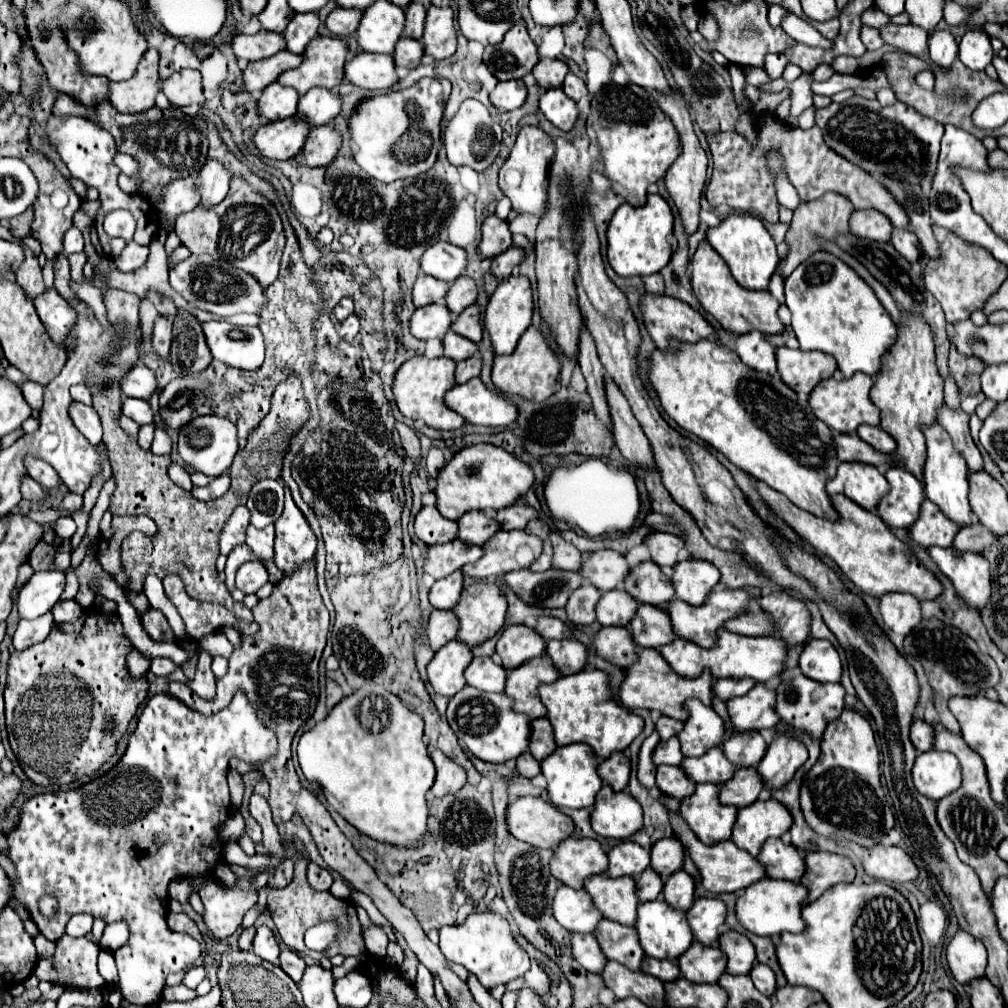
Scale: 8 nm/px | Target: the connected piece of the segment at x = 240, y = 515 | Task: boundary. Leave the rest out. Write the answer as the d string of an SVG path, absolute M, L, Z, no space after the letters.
M238 507L222 529L222 535L220 535L220 553L222 555L228 555L234 547L238 547L246 541L246 527L248 525L250 525L248 507Z

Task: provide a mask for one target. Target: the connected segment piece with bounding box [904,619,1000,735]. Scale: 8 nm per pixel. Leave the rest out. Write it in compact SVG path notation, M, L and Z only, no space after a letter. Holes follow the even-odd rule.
M924 619L906 639L904 639L904 651L906 655L912 655L914 659L918 659L928 675L930 687L936 693L934 699L934 707L938 711L940 723L954 735L960 735L960 725L956 721L956 717L950 713L948 709L948 699L950 697L970 697L970 695L982 695L982 691L996 687L996 683L1000 681L1000 671L996 667L996 663L992 661L990 655L982 653L980 647L976 645L976 641L966 635L966 633L958 633L956 627L940 621L940 619ZM958 635L960 635L960 651L958 651Z

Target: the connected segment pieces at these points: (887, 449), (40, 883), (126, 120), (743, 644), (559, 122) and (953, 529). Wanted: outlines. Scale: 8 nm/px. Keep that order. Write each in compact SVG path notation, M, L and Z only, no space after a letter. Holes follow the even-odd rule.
M860 425L858 427L858 435L870 443L876 451L880 453L892 453L896 451L896 441L880 427L872 427L872 425Z
M158 693L154 695L142 715L138 717L138 725L134 729L134 733L130 735L128 739L128 747L126 747L126 753L122 755L122 759L118 761L116 767L112 767L106 775L86 783L84 787L78 787L78 789L72 789L72 791L58 791L58 793L40 793L40 795L34 795L30 797L24 807L22 807L22 815L20 815L20 825L6 837L8 839L8 845L10 845L10 851L6 853L14 865L16 865L16 871L18 871L18 879L12 883L14 887L14 899L12 901L20 901L26 905L26 909L30 911L32 915L32 921L38 925L40 933L50 939L50 941L58 941L62 935L64 935L64 927L66 923L70 921L72 915L76 913L88 913L92 917L100 917L102 921L106 923L114 923L114 921L124 921L128 925L128 931L130 931L130 937L128 941L114 951L114 959L116 959L116 967L118 967L118 977L120 977L120 991L122 991L122 997L128 999L130 1003L136 1003L136 1005L152 1005L160 999L162 995L162 989L166 985L166 977L170 973L178 973L178 971L186 971L198 957L200 957L200 943L194 941L190 935L182 935L182 933L174 933L168 929L166 925L166 915L168 915L168 885L170 881L174 881L176 877L204 877L208 883L204 883L198 891L202 903L204 903L204 923L206 927L214 933L214 935L220 935L220 939L226 939L230 937L242 923L242 917L246 915L246 911L250 907L256 905L258 901L258 893L256 891L242 891L238 887L228 887L224 883L218 883L216 881L216 875L214 875L214 869L216 865L222 861L222 849L224 849L224 841L220 839L220 833L218 829L222 827L222 823L228 819L230 815L230 793L228 793L228 787L226 787L226 771L228 771L228 761L230 757L242 757L244 761L264 761L268 757L272 757L276 753L276 735L256 717L256 709L252 709L252 705L248 705L248 699L244 697L244 693L236 693L236 697L232 699L232 703L228 705L228 709L223 709L216 713L214 717L206 717L190 707L186 707L180 699L168 695L168 693ZM154 791L160 791L158 799L156 799L156 793ZM44 895L52 895L56 897L58 901L58 911L54 917L44 917L38 909L38 901L40 897Z
M60 93L52 113L56 117L68 117L68 115L88 117L88 119L94 119L102 129L112 133L112 137L116 139L118 151L132 155L134 161L138 163L140 195L146 197L152 205L158 205L158 201L162 199L162 191L164 187L168 187L170 181L194 175L204 167L206 153L208 153L208 127L200 115L188 115L174 107L168 107L168 109L152 107L148 111L128 115L112 107L114 105L108 105L108 101L102 101L98 107L86 109L72 97Z
M726 629L718 633L718 643L714 649L702 649L694 641L672 641L660 649L664 659L684 677L698 677L704 669L710 669L716 679L722 677L752 677L756 681L770 681L782 673L788 659L788 645L778 637L746 637L736 635Z
M562 89L546 91L539 99L539 109L544 117L562 131L570 131L578 119L578 107L566 97Z
M926 499L922 503L920 519L910 527L910 537L914 543L918 543L922 547L930 547L930 545L950 547L958 531L960 531L960 525L950 521L938 509L938 505L934 505L932 501Z

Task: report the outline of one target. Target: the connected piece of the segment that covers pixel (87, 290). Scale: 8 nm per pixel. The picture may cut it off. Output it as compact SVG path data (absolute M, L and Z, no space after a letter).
M70 281L70 287L72 287L72 291L76 293L78 299L82 299L84 303L88 303L94 309L98 321L102 325L108 325L106 309L104 309L104 303L102 303L102 291L98 287L94 287L92 283L76 283L76 281Z

